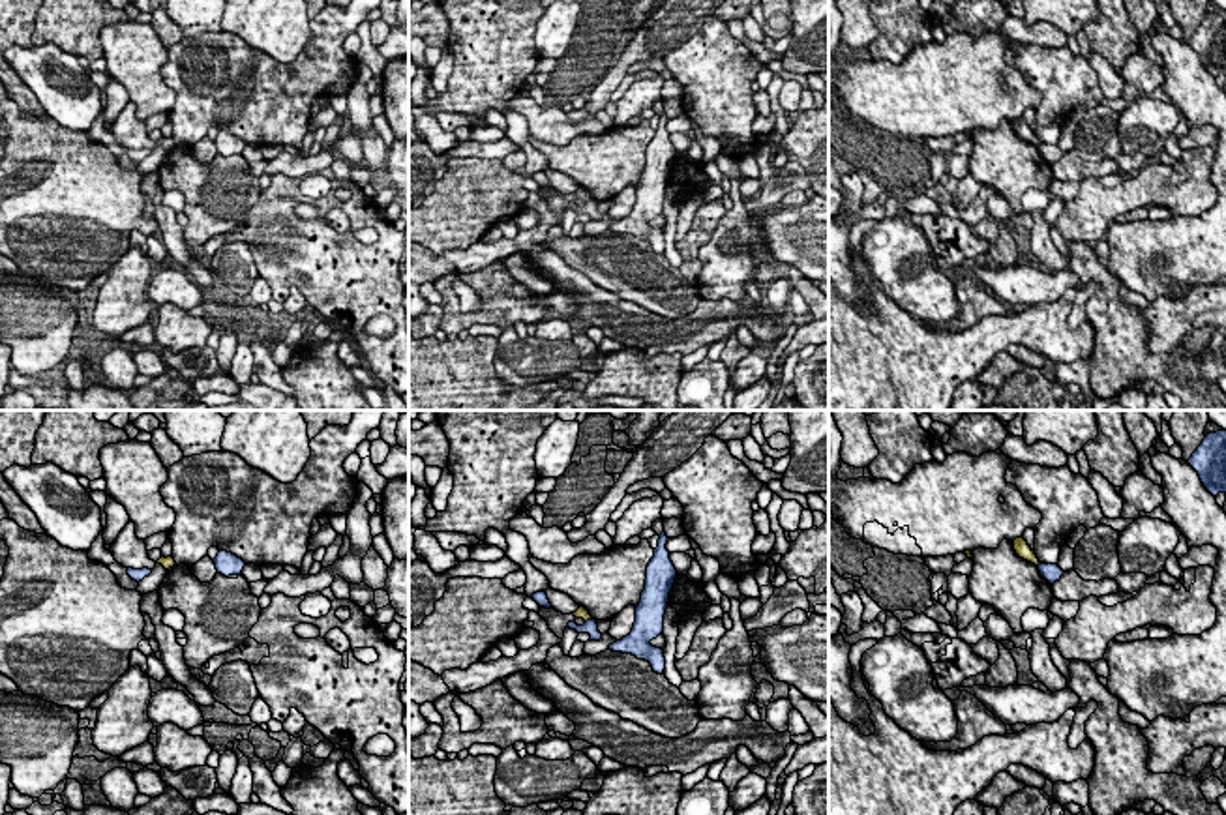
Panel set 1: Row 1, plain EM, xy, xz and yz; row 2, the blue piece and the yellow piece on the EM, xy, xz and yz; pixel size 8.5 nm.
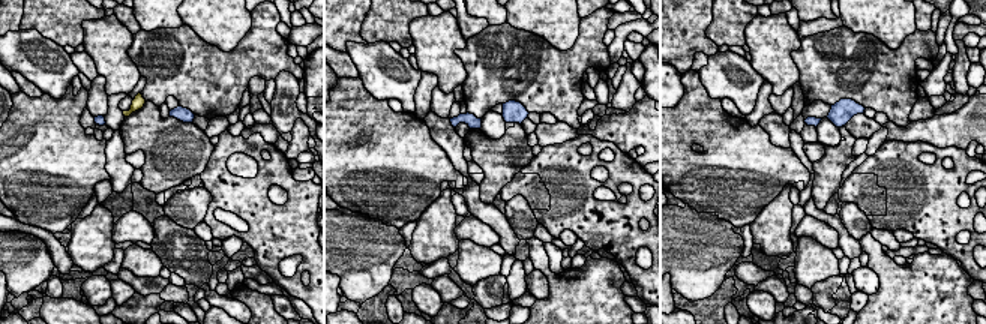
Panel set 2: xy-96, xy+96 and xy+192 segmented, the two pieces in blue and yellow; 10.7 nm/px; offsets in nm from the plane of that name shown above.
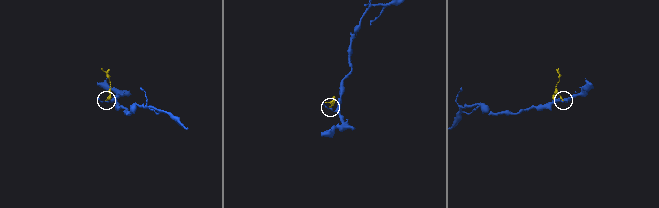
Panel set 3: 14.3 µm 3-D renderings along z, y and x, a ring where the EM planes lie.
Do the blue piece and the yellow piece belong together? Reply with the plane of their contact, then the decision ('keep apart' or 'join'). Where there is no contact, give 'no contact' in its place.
xz | keep apart

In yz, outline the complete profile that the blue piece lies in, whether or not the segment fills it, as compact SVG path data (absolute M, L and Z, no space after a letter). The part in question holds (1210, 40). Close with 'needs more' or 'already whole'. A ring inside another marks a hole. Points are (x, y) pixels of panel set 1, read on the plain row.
M1226 11L1209 13L1187 43L1213 77L1226 73Z; already whole

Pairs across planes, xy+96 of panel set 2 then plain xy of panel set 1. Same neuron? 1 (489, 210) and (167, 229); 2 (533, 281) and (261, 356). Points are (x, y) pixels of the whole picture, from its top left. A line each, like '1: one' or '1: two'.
1: one
2: one

